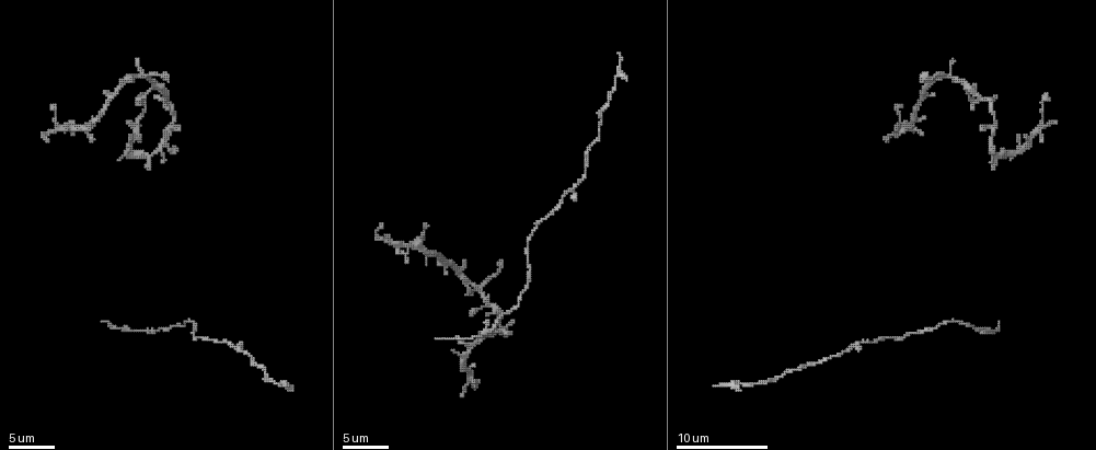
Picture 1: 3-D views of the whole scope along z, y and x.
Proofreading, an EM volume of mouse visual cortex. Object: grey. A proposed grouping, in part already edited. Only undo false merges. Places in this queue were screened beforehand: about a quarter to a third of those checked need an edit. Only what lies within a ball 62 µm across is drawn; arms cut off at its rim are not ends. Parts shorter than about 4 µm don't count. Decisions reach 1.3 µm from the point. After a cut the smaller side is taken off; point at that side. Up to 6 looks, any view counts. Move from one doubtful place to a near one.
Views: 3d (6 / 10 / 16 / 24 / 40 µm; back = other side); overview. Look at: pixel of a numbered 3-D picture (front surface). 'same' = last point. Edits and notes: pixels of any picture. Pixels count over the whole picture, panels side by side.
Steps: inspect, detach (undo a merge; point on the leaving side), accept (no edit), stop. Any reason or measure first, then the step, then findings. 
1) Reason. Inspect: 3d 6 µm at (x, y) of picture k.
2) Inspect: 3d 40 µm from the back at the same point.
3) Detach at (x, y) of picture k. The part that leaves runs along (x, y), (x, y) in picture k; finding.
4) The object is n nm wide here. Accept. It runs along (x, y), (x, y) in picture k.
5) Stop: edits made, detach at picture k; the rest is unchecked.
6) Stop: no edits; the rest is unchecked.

Inspect: 3d 6 µm at (947, 75) of picture 1.

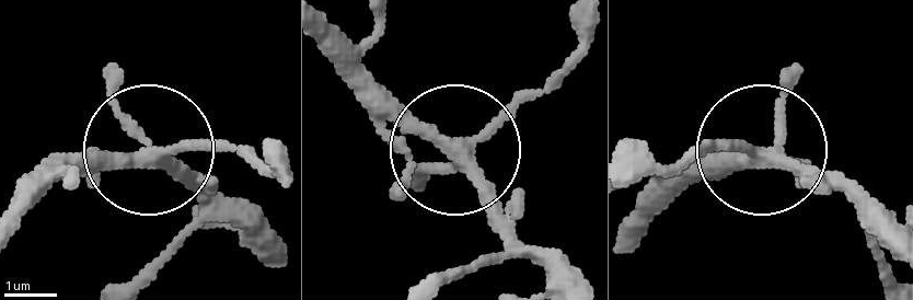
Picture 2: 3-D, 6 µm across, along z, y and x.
Accept. One cell here.

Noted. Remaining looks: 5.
Three arms meet. Inspect: 3d 6 µm at (138, 122) of picture 1.

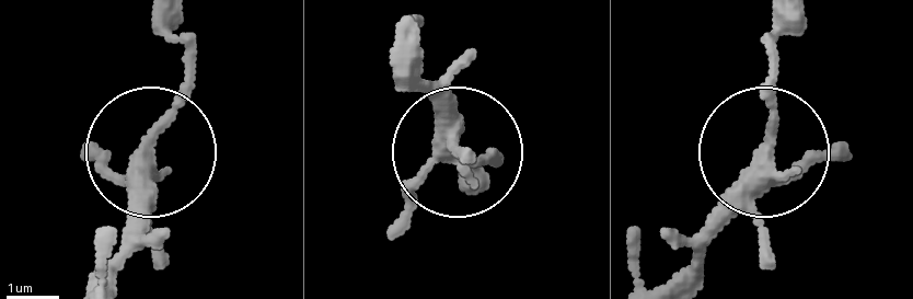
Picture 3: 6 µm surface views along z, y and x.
3 arms meet here. Accept. All the same cell.

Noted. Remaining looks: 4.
A fork. Inspect: 3d 10 µm at (999, 158) of picture 1.

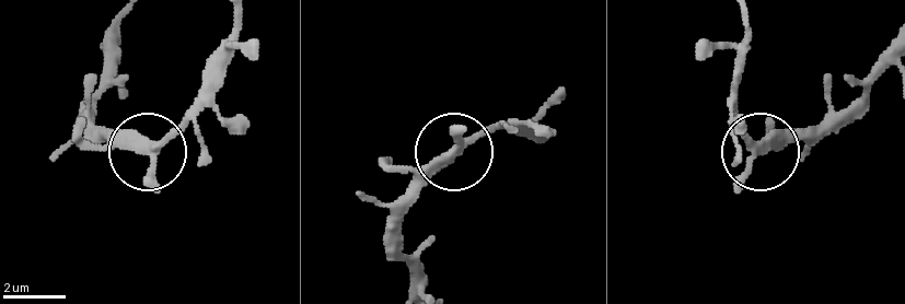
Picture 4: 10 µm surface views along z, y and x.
Accept. One cell here.

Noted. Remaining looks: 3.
Stop: no edits; the rest is unchecked.

